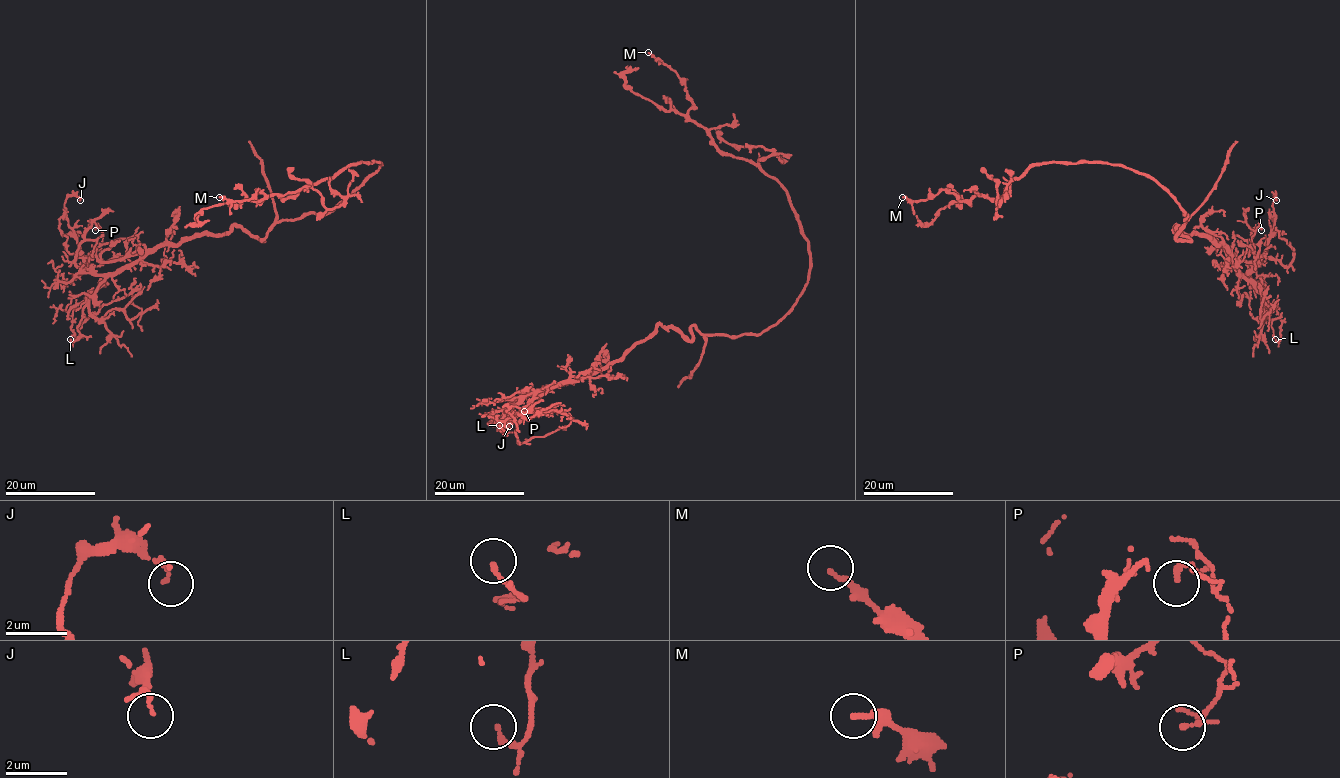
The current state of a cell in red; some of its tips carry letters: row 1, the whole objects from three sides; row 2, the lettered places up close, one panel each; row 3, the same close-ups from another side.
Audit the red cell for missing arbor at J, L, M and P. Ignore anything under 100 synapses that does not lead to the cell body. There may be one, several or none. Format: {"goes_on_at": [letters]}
{"goes_on_at": []}

